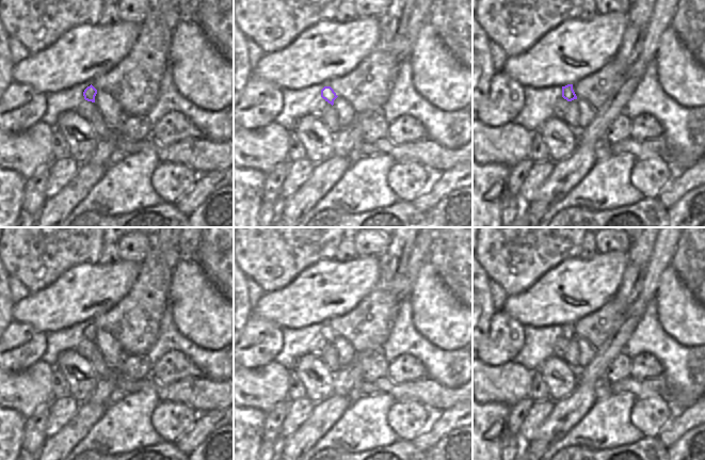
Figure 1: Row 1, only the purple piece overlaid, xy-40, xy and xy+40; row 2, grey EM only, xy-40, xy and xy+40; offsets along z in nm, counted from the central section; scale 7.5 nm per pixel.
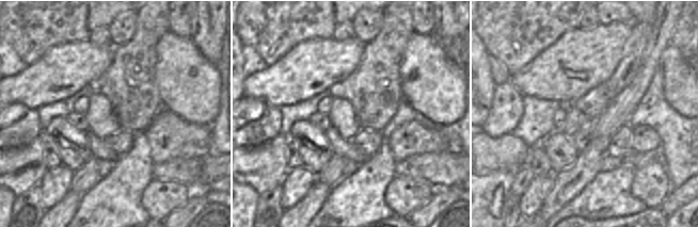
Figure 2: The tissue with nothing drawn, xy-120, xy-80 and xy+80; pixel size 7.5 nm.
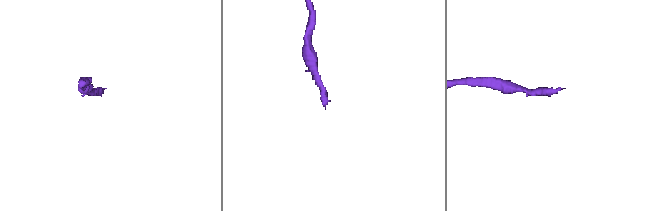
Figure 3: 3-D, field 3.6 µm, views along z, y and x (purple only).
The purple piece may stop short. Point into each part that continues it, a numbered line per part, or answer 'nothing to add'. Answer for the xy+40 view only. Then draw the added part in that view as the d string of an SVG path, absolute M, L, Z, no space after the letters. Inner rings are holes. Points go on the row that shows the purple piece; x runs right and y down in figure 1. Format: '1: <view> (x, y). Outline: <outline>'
1: xy+40 (572, 116). Outline: M577 99L568 101L568 109L562 120L572 129L576 131L579 129L579 107L577 105Z

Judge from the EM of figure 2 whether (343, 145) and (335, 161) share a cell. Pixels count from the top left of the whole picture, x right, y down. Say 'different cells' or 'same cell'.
different cells

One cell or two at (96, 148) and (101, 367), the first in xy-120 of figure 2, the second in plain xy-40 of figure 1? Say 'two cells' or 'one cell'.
one cell

